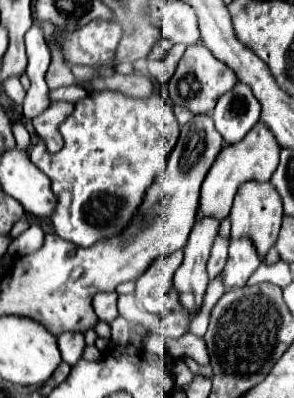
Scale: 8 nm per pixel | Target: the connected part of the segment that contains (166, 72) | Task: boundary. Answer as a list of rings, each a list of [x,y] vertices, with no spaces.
[[[177,43],[177,45],[173,45],[173,49],[169,51],[169,55],[167,55],[163,61],[151,61],[151,63],[149,63],[149,71],[153,73],[153,77],[155,77],[157,81],[161,81],[163,85],[167,85],[169,79],[173,77],[173,73],[175,73],[175,67],[177,67],[179,59],[183,57],[185,49],[187,49],[185,45]]]

